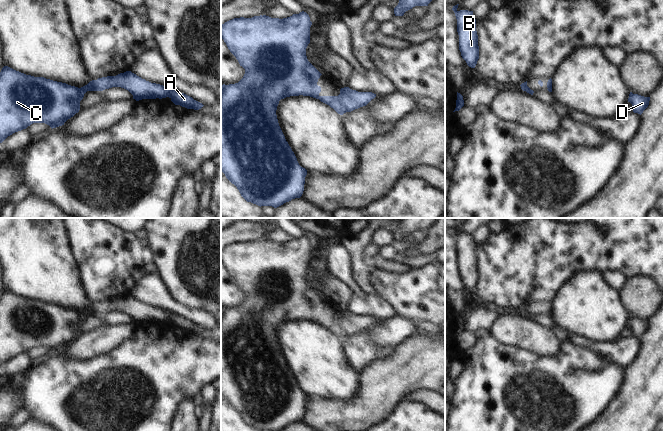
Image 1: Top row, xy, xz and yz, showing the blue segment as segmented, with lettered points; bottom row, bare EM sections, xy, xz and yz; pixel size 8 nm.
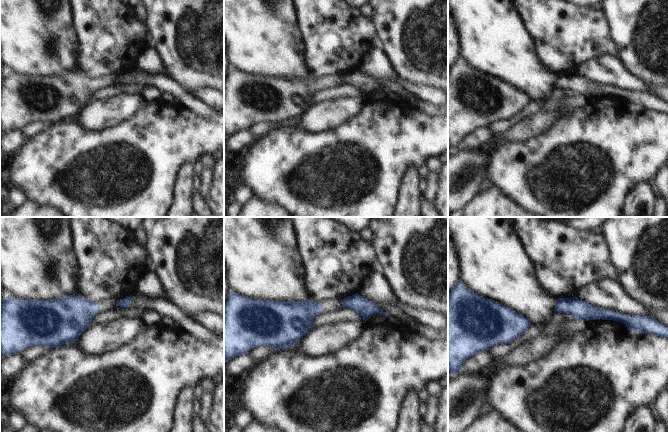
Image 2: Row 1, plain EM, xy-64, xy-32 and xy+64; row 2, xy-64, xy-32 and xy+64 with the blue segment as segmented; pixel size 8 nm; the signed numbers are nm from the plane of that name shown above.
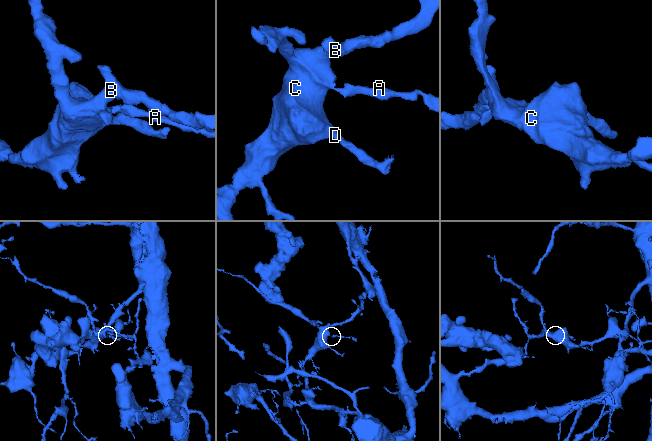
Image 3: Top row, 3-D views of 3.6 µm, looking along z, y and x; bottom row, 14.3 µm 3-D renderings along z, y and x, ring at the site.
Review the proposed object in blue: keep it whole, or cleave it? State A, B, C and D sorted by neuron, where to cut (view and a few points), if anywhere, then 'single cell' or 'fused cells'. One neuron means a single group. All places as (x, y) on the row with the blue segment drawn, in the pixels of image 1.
groups A B C D; cut none; single cell

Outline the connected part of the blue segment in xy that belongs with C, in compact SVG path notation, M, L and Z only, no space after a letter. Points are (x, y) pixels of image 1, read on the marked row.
M4 66L0 72L0 143L8 136L26 129L33 123L45 123L52 129L62 126L68 119L79 112L80 101L87 91L103 91L112 87L121 87L128 90L136 101L169 97L175 105L180 105L187 109L199 110L204 106L184 93L146 81L131 71L126 71L116 76L98 78L78 88L44 77L26 75Z

